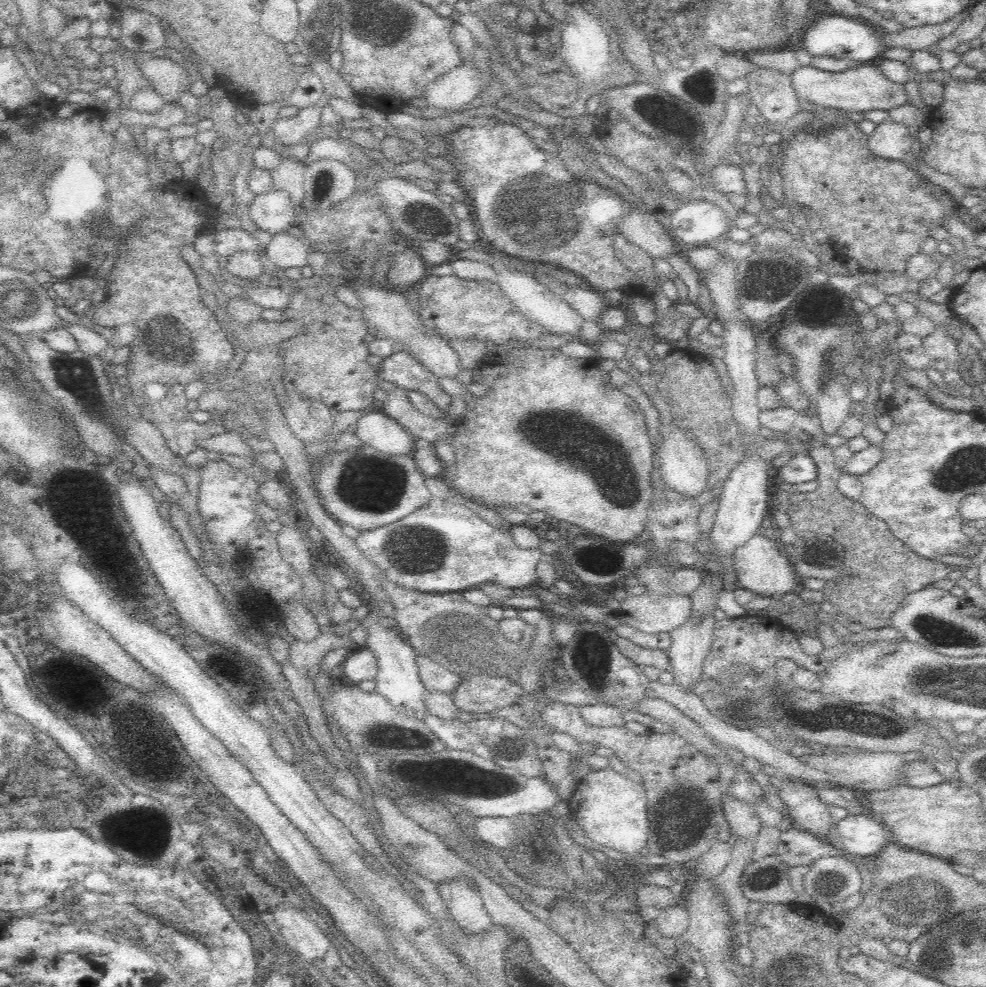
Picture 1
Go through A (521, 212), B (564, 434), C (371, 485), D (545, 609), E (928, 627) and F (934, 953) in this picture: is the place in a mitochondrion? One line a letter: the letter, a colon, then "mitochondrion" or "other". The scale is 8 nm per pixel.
A: mitochondrion
B: mitochondrion
C: mitochondrion
D: other
E: mitochondrion
F: mitochondrion

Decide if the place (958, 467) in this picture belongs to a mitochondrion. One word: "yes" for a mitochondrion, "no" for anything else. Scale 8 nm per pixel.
yes

